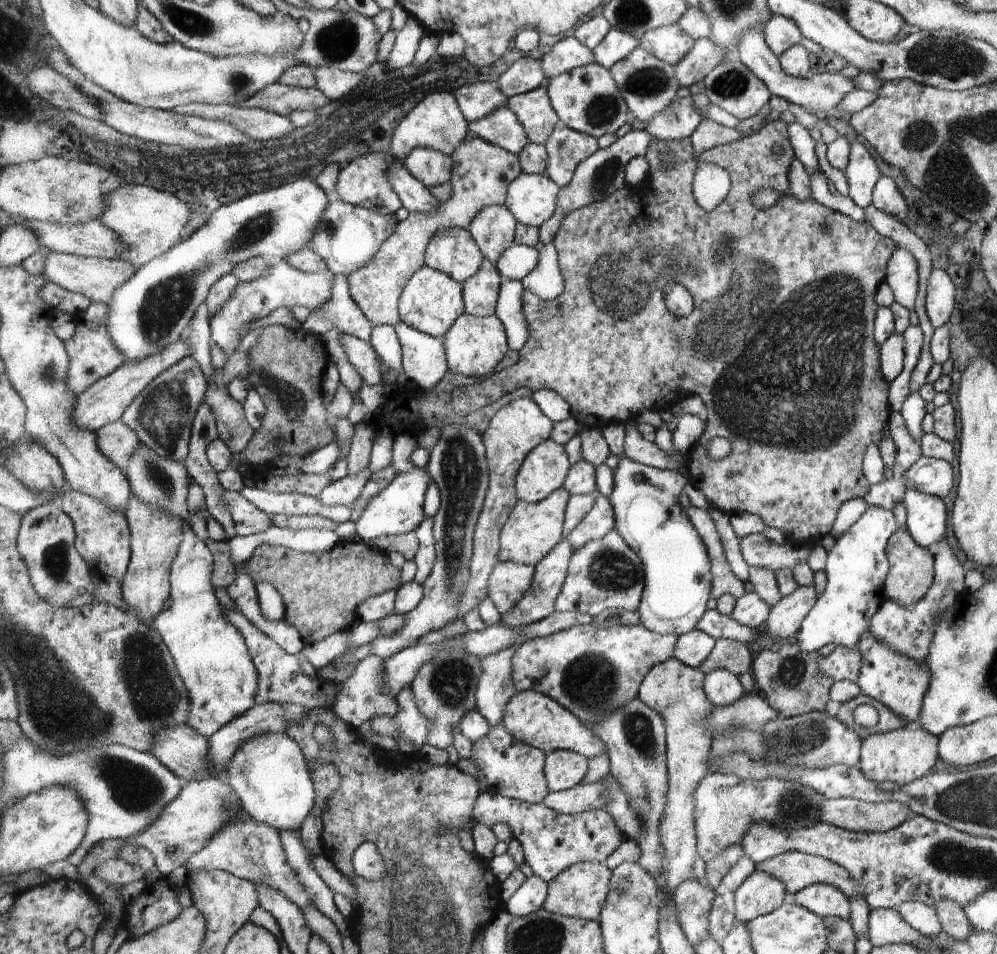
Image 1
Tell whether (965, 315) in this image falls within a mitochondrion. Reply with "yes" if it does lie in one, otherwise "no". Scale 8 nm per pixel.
no

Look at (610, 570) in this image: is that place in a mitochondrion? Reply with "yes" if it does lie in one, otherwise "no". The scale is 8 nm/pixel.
yes

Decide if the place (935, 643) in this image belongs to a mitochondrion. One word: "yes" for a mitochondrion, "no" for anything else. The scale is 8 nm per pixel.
no

